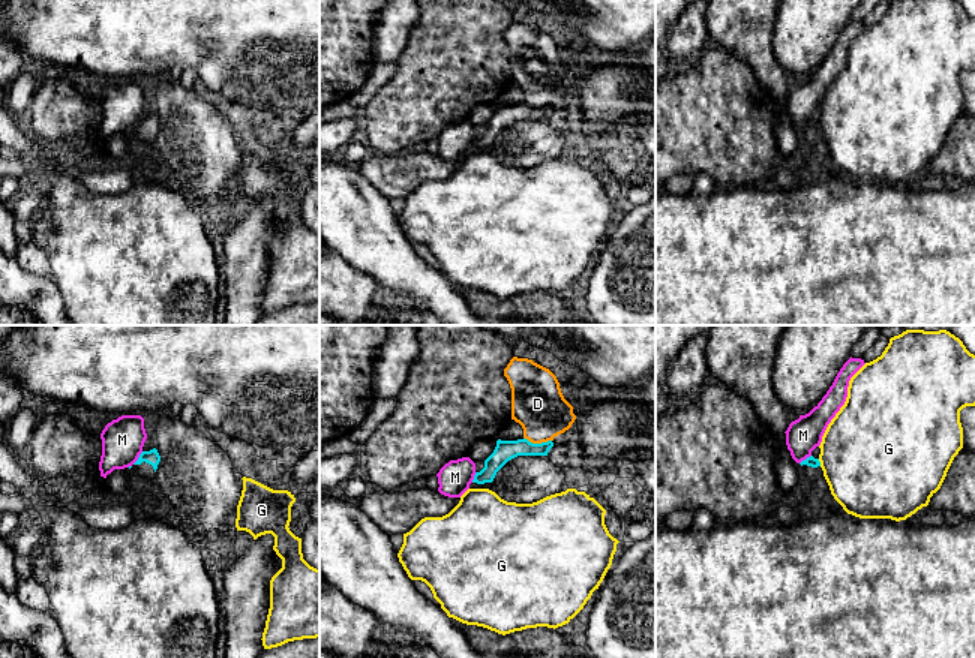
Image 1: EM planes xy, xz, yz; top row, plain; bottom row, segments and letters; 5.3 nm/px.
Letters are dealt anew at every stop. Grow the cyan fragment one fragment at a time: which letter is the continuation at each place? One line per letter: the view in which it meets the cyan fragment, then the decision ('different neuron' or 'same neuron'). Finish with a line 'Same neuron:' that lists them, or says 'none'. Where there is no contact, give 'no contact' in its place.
D: xz | different neuron
G: yz | different neuron
M: xy | different neuron
Same neuron: none

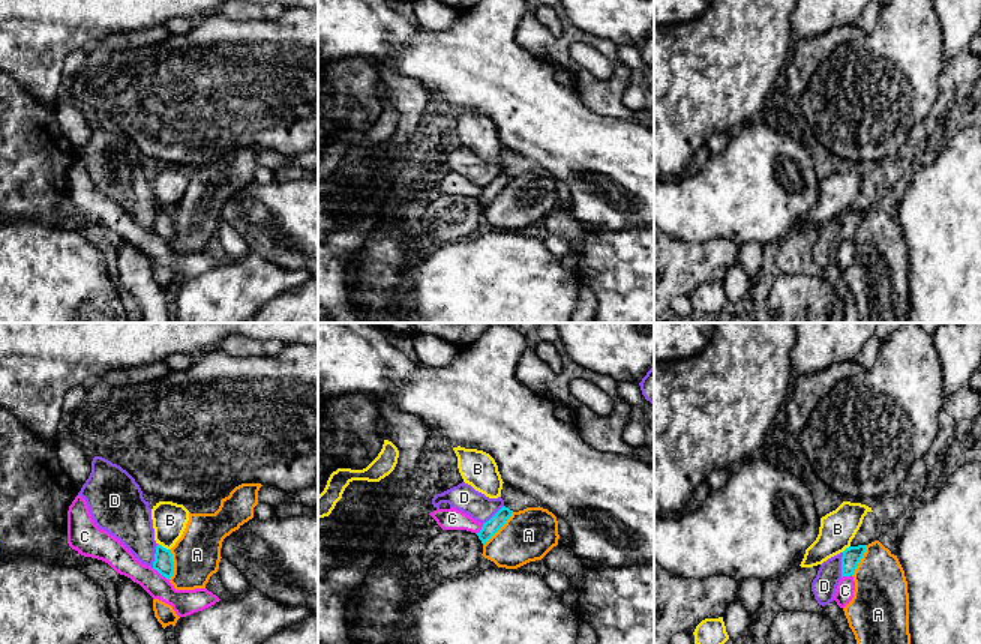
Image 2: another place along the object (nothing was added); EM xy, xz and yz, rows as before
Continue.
A: xz | different neuron
B: xy | different neuron
C: xy | different neuron
D: yz | different neuron
Same neuron: none

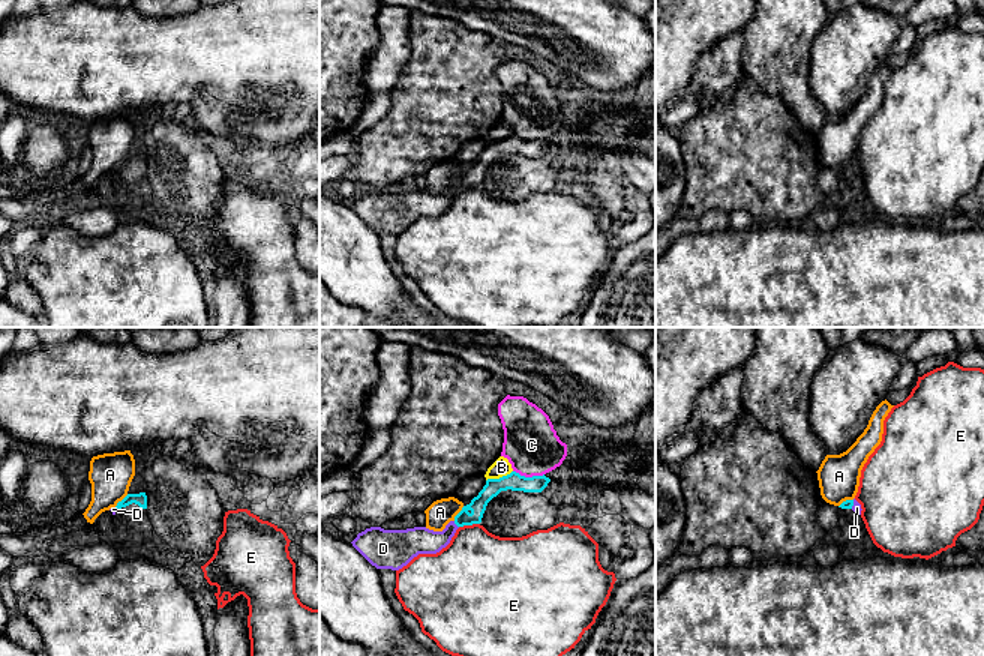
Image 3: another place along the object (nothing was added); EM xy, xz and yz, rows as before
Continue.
A: xy | different neuron
B: xz | different neuron
C: xz | different neuron
D: xz | same neuron
E: xz | different neuron
Same neuron: D

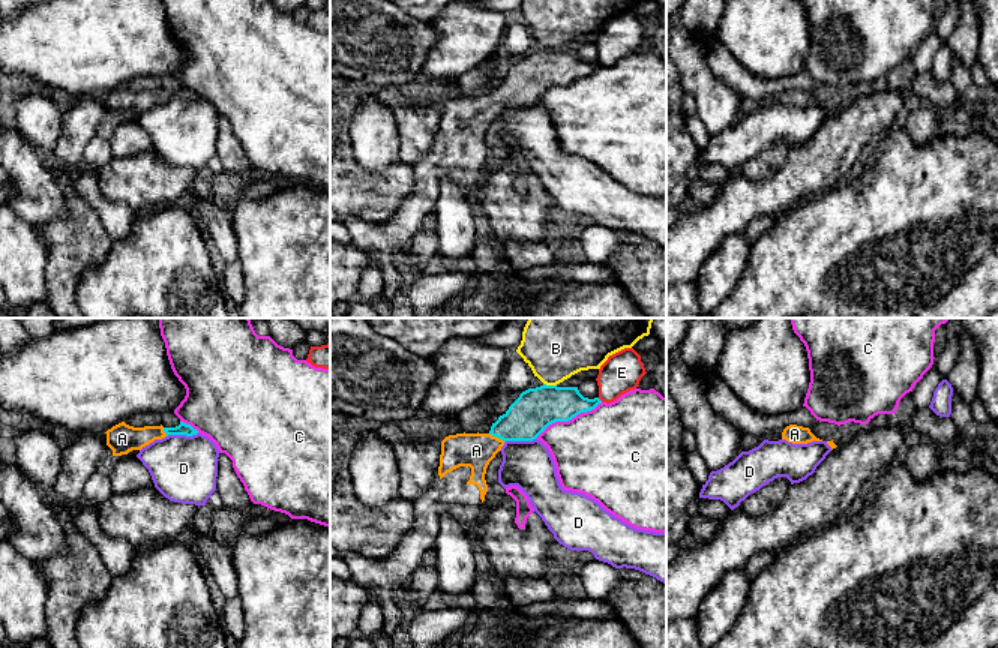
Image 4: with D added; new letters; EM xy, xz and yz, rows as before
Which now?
A: xz | same neuron
B: xz | different neuron
C: xz | different neuron
D: xy | different neuron
E: xz | different neuron
Same neuron: A

